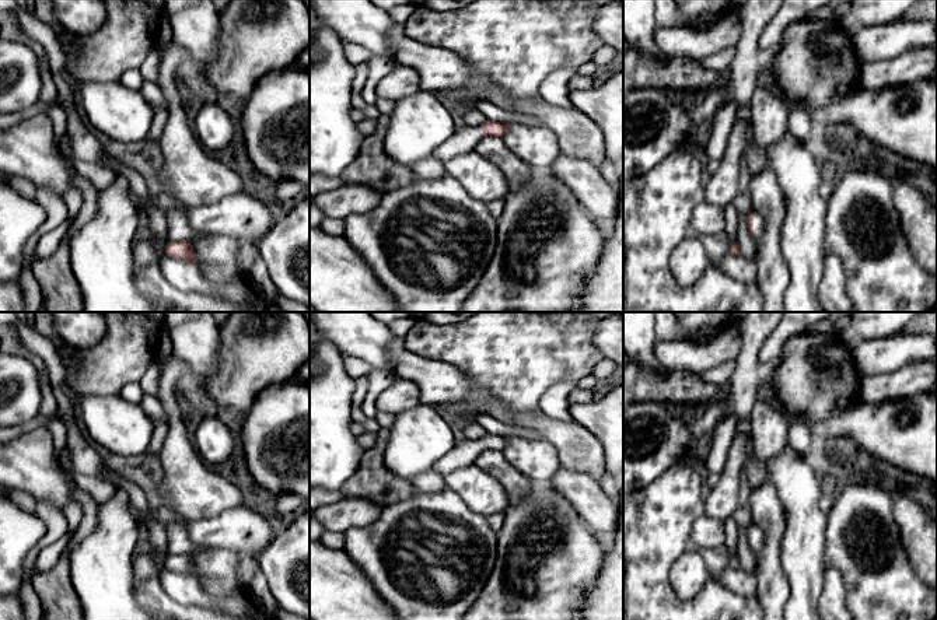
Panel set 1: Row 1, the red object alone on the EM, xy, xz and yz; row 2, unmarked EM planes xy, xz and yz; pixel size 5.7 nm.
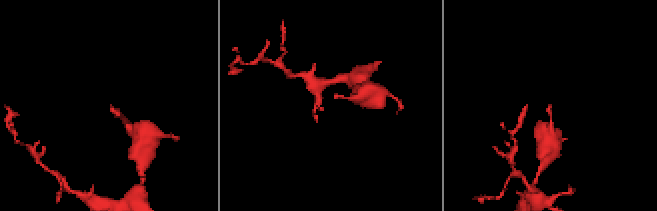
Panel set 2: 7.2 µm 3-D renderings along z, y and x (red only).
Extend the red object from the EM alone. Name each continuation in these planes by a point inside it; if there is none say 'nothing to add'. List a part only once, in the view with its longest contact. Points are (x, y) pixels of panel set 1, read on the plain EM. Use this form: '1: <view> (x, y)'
1: yz (758, 532)

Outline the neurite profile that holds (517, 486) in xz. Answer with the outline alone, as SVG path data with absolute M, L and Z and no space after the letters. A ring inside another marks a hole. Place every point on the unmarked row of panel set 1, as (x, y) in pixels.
M485 449L473 465L492 474L504 486L511 504L520 504L534 486L532 480L506 460L501 451Z

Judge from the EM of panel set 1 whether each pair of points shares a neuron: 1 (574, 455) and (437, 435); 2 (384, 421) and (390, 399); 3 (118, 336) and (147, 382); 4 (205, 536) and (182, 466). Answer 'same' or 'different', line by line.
1: different
2: different
3: different
4: different

